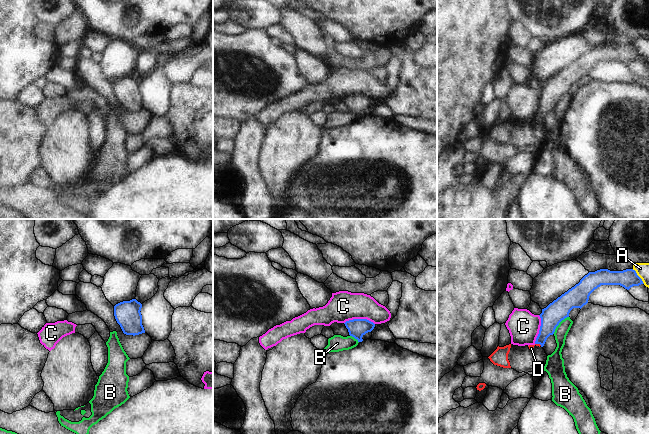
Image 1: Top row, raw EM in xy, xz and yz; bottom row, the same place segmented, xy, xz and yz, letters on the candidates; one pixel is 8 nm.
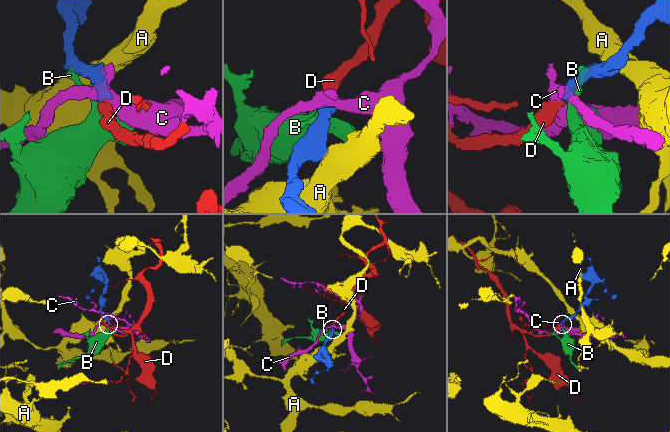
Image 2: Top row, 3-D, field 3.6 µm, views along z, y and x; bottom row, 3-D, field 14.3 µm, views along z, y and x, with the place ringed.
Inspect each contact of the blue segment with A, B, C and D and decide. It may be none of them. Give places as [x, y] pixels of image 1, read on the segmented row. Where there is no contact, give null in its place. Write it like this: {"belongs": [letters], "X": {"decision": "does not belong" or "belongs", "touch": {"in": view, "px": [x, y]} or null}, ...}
{"belongs": ["D"], "A": {"decision": "does not belong", "touch": {"in": "yz", "px": [638, 276]}}, "B": {"decision": "does not belong", "touch": {"in": "yz", "px": [558, 324]}}, "C": {"decision": "does not belong", "touch": {"in": "xz", "px": [359, 319]}}, "D": {"decision": "belongs", "touch": {"in": "yz", "px": [538, 343]}}}

